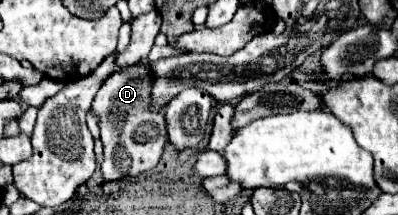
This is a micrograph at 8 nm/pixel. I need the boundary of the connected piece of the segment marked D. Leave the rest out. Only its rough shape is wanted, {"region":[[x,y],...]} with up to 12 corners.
{"region":[[147,66],[93,100],[109,182],[151,170],[167,144]]}

